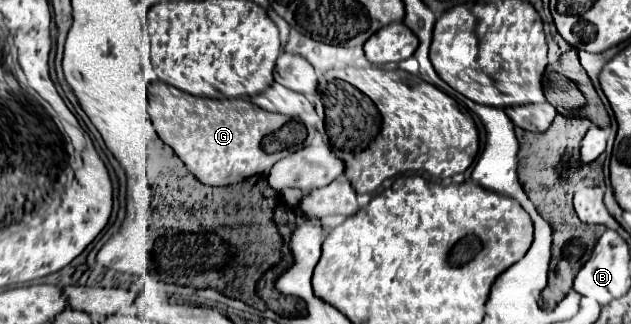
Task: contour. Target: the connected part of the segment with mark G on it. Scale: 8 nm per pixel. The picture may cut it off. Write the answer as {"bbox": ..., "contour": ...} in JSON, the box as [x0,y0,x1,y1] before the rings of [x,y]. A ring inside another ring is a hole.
{"bbox":[147,81,289,185],"contour":[[[163,81],[149,83],[147,103],[159,139],[169,145],[185,163],[187,171],[205,185],[231,185],[251,175],[267,173],[269,155],[263,151],[261,141],[273,133],[273,117],[275,131],[289,121],[285,115],[259,109],[249,99],[195,97]]]}

